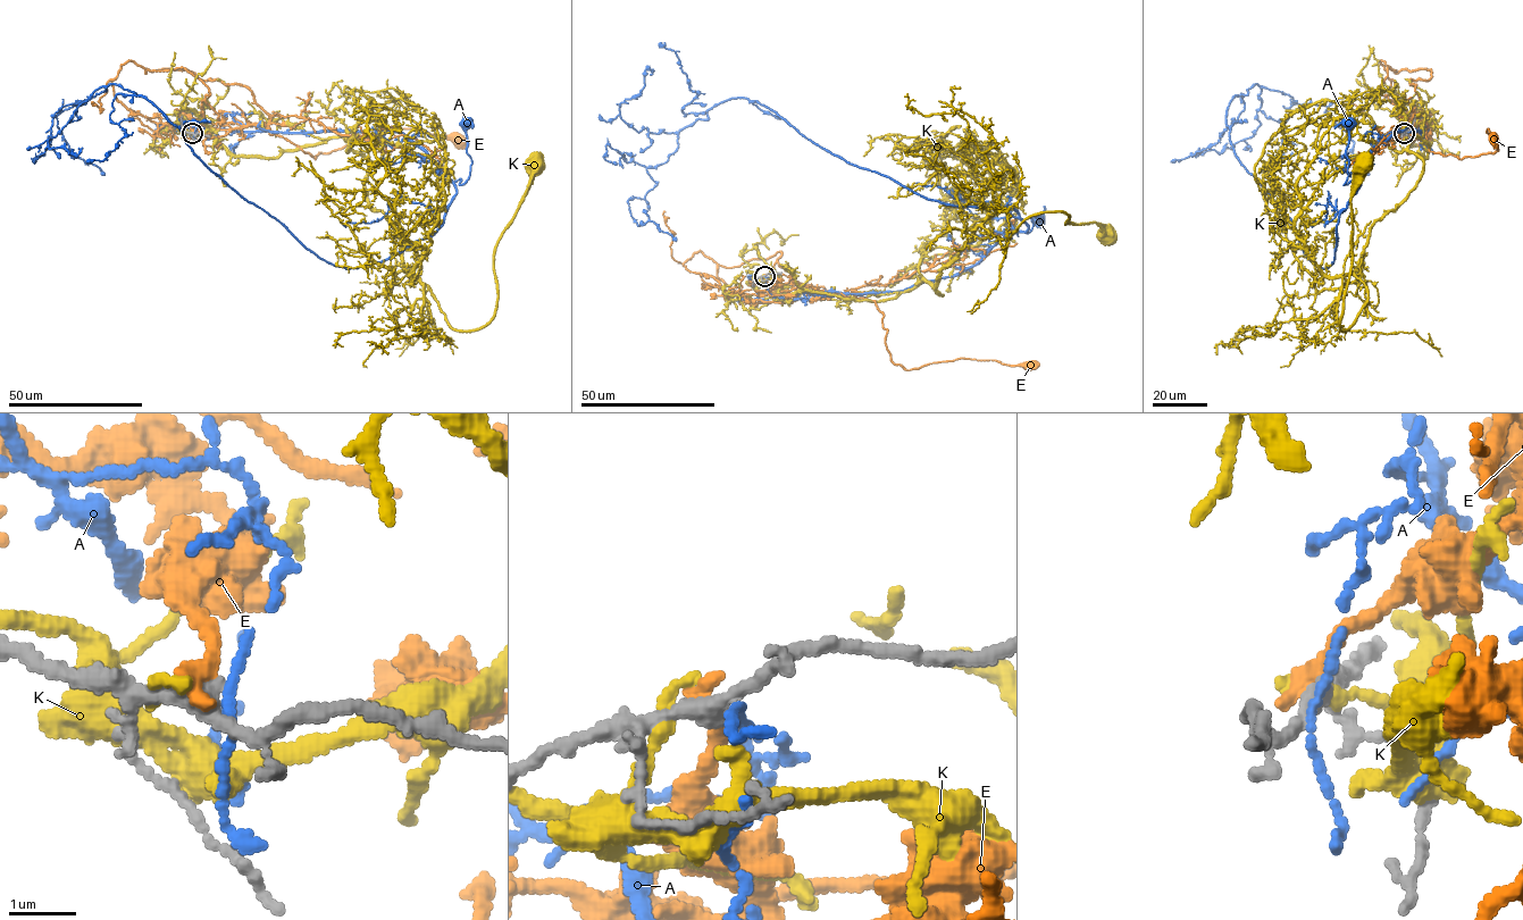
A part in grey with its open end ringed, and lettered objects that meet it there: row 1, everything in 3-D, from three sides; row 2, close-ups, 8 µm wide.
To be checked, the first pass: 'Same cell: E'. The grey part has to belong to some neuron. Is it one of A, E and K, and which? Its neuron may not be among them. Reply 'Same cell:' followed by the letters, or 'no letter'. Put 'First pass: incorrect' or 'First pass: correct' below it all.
Same cell: E
First pass: correct

